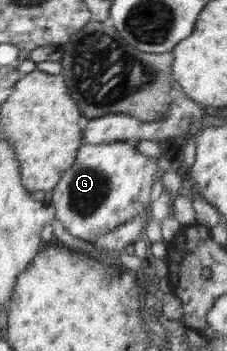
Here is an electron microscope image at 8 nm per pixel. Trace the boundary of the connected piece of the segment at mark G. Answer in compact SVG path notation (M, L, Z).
M125 140L101 144L86 143L77 150L75 161L62 173L53 191L48 193L47 200L55 208L56 218L71 235L92 242L99 235L113 231L118 225L131 221L150 207L149 194L153 177L157 173L162 173L157 168L157 160L143 155L136 145L131 146Z

